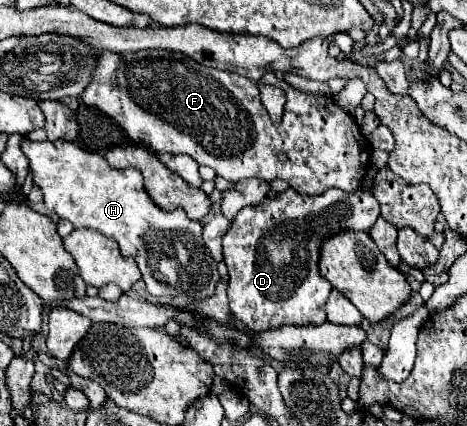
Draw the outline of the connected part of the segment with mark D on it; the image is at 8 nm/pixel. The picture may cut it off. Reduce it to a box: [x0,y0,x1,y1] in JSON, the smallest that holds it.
[223,189,379,333]

